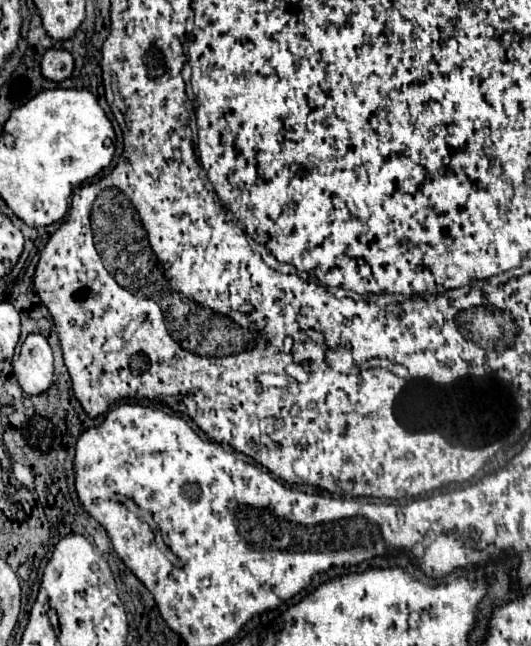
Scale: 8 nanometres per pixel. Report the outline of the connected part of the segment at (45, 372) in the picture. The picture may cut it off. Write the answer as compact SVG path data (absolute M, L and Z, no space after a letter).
M30 334L14 362L14 376L26 394L42 394L52 386L54 358L52 348L40 334Z

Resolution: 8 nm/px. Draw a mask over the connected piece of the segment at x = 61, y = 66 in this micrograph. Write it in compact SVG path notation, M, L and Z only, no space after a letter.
M50 48L44 58L42 58L42 74L48 80L60 82L70 78L74 70L74 58L68 50L58 50L58 48Z

